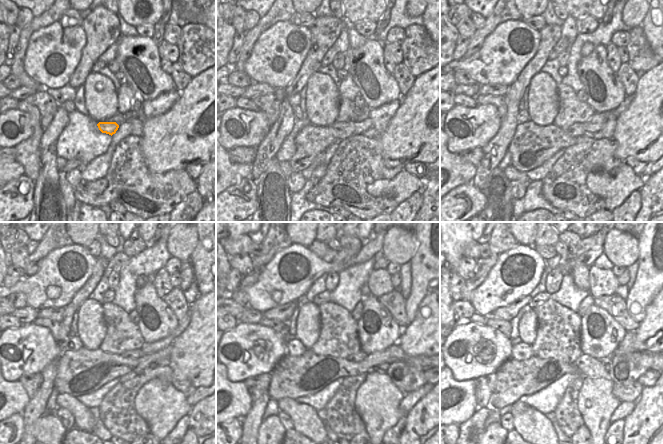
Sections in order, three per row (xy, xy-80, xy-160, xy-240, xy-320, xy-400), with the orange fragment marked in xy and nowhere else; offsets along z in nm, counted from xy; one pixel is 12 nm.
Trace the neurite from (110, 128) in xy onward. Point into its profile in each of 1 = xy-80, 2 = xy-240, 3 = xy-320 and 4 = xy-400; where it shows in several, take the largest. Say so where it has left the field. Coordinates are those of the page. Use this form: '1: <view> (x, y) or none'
1: xy-80 (343, 130)
2: xy-240 (132, 354)
3: xy-320 (360, 356)
4: xy-400 (588, 366)

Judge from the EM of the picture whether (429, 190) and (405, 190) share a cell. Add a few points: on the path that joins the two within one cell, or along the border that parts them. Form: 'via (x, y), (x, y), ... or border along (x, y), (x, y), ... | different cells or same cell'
border along (424, 182), (420, 190) | different cells

